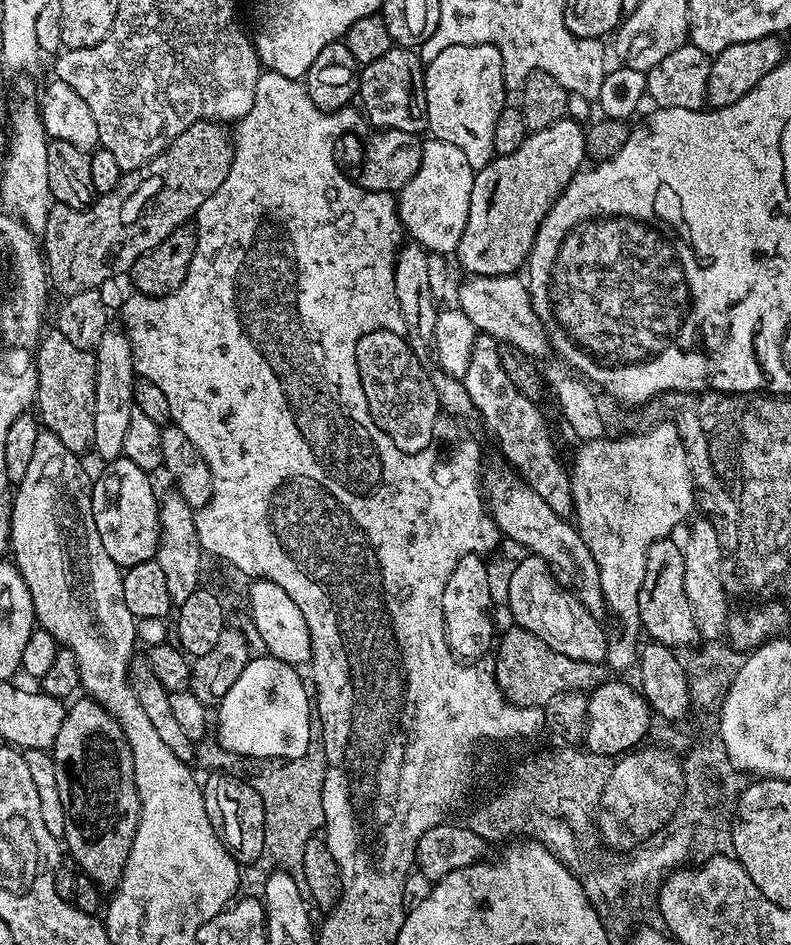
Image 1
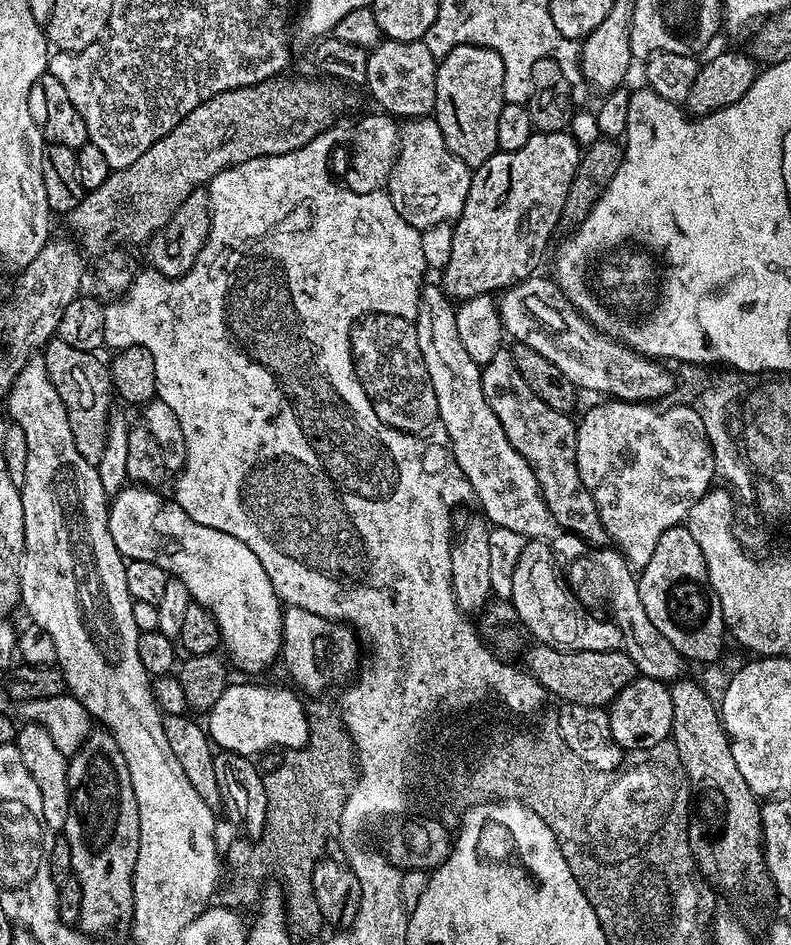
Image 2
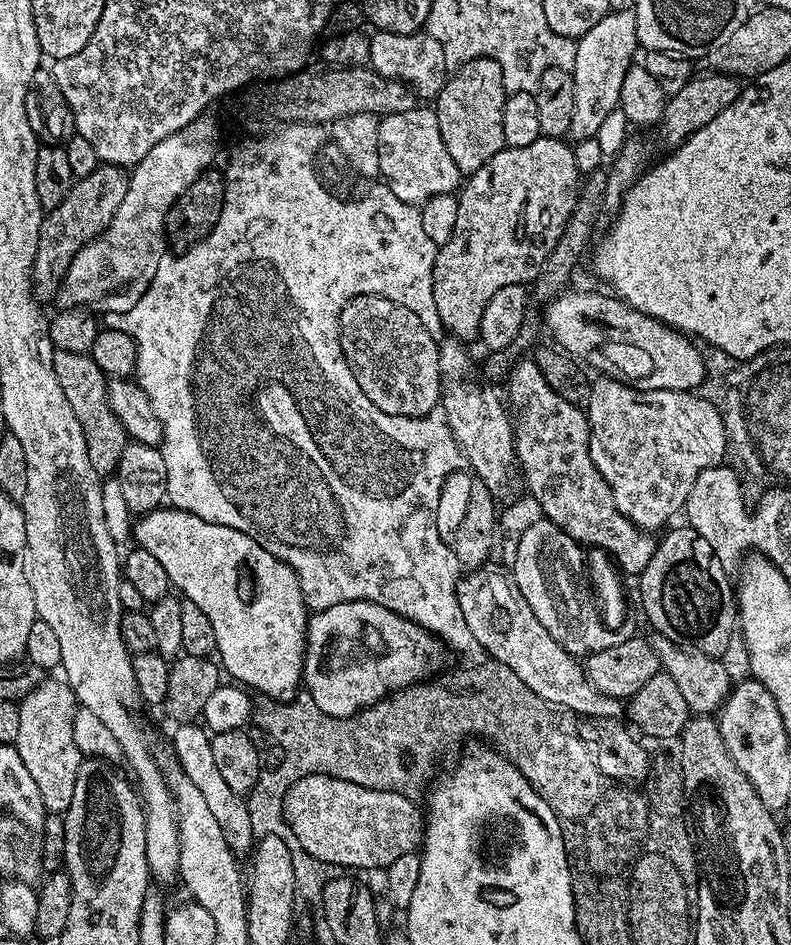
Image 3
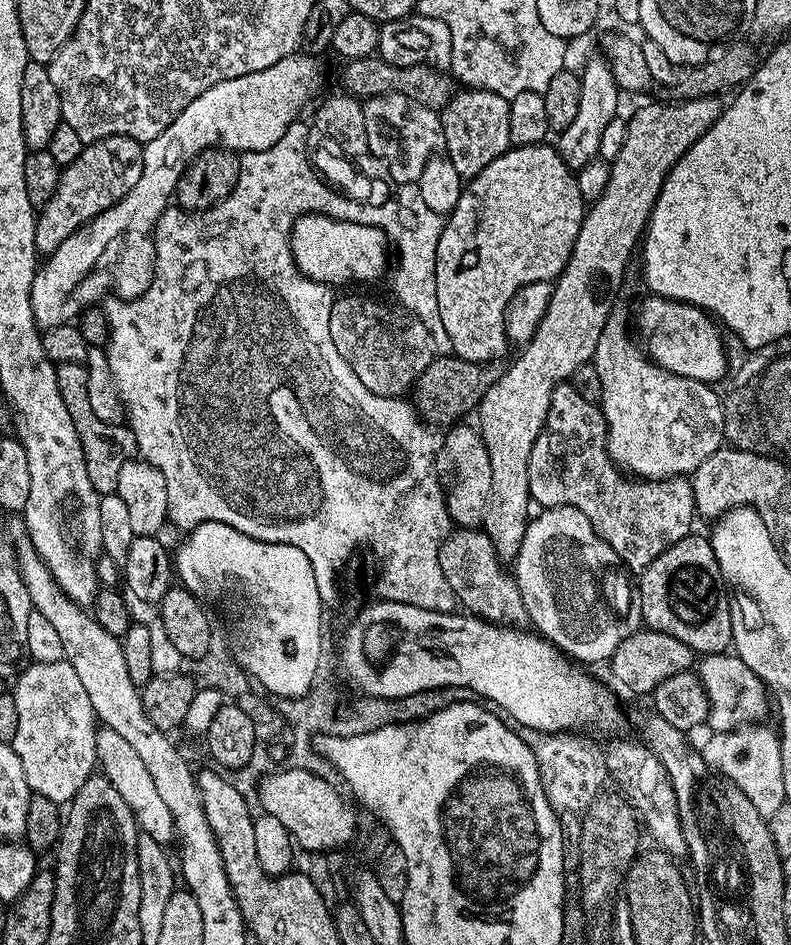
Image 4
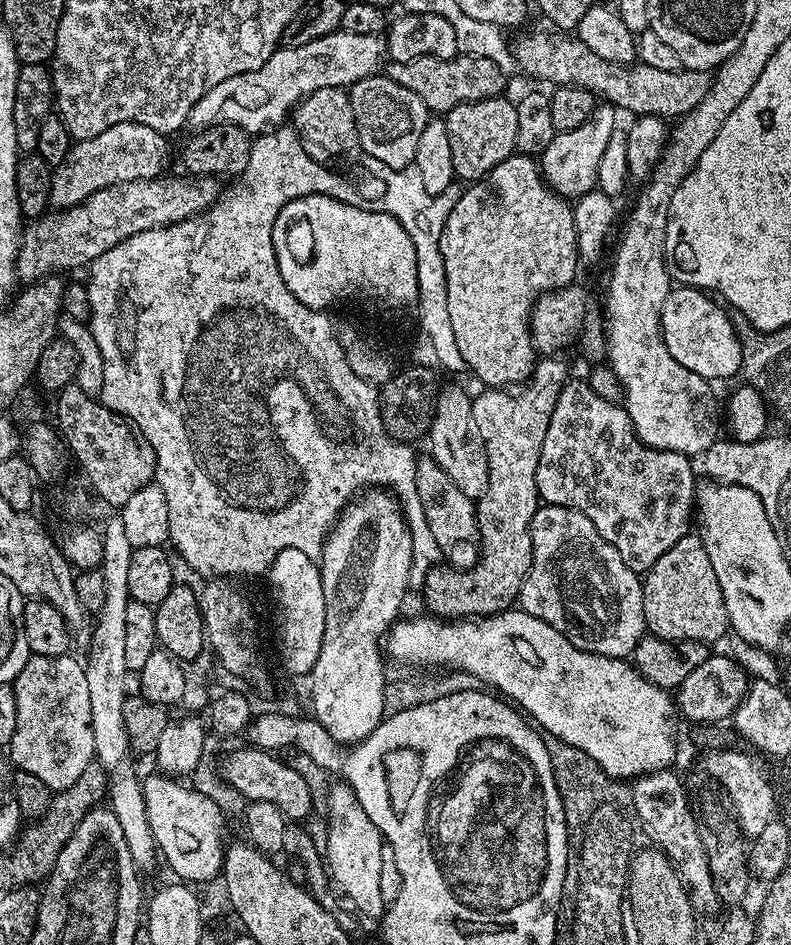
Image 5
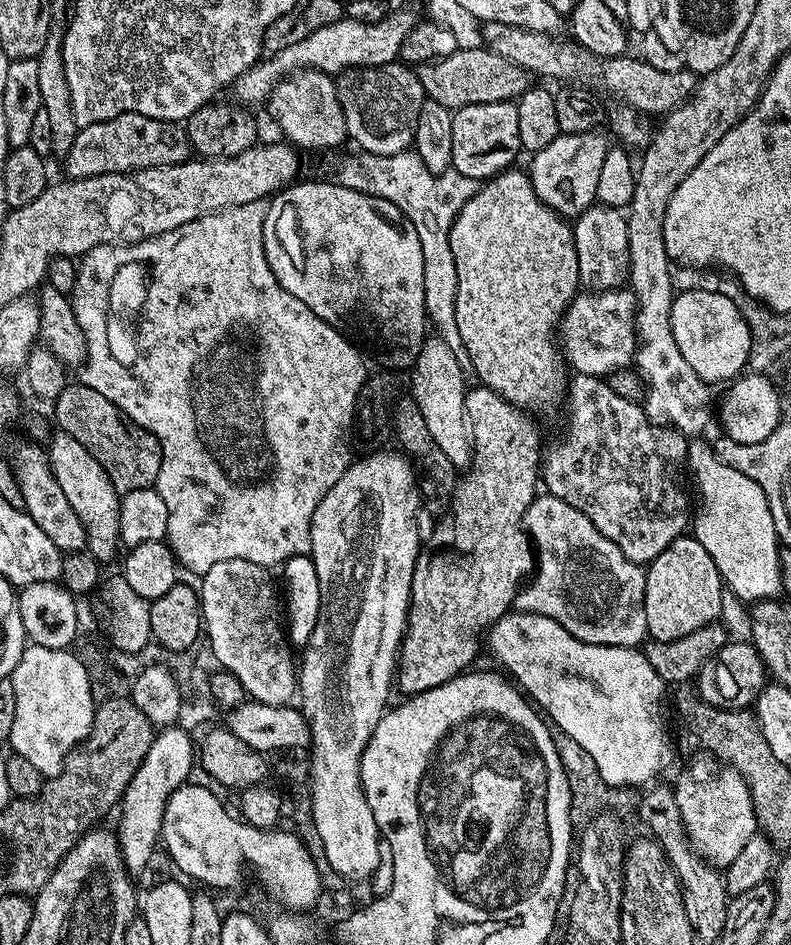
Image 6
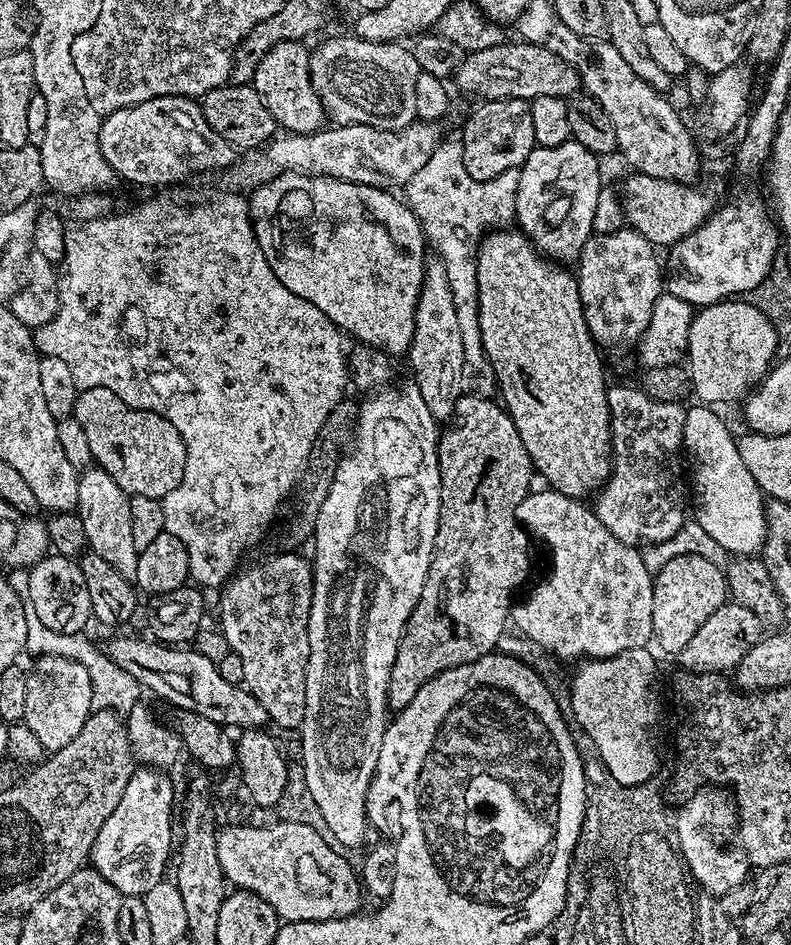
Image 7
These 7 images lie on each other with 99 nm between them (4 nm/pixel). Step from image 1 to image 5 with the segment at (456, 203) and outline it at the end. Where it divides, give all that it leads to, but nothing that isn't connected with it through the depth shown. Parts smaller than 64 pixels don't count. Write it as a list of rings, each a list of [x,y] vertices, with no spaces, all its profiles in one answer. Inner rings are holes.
[[[386,74],[362,78],[348,92],[350,106],[354,106],[354,122],[358,126],[359,151],[373,156],[377,165],[407,169],[413,163],[418,140],[425,129],[430,113],[428,107],[414,94]]]

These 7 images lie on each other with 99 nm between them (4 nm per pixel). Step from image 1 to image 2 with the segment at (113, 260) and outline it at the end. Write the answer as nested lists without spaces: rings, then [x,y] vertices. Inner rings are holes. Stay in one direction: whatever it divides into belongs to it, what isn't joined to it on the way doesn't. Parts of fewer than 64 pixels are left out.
[[[273,78],[273,79],[270,79],[270,80],[263,80],[263,81],[262,81],[262,83],[260,83],[260,84],[255,84],[255,85],[254,85],[254,86],[246,86],[246,87],[245,87],[245,88],[235,88],[235,89],[234,89],[234,90],[226,90],[226,91],[225,91],[225,92],[223,92],[223,93],[222,93],[222,94],[218,94],[218,95],[217,95],[217,96],[212,96],[212,97],[210,97],[210,98],[209,98],[209,99],[208,99],[208,100],[207,100],[207,101],[206,101],[206,102],[202,102],[202,103],[201,103],[201,104],[200,104],[200,105],[199,105],[199,106],[197,106],[197,108],[195,108],[195,109],[194,109],[194,110],[190,110],[190,114],[186,114],[186,118],[182,118],[182,122],[178,122],[178,126],[174,126],[174,130],[170,130],[170,131],[169,131],[169,132],[168,132],[168,133],[166,133],[166,135],[164,135],[164,136],[163,136],[163,137],[162,137],[162,138],[158,138],[158,142],[154,142],[154,146],[150,146],[150,150],[146,150],[146,154],[142,154],[142,158],[138,158],[138,162],[134,162],[134,163],[133,163],[133,164],[131,164],[131,165],[130,165],[130,166],[126,166],[126,167],[125,167],[125,168],[118,168],[118,169],[115,169],[115,170],[114,170],[114,171],[112,171],[112,173],[110,173],[110,175],[108,175],[108,177],[107,177],[107,178],[106,178],[106,182],[102,182],[102,186],[98,186],[98,190],[94,190],[94,191],[93,191],[93,192],[89,192],[89,193],[87,193],[87,195],[85,195],[85,197],[84,197],[84,201],[83,201],[83,202],[81,202],[81,204],[79,204],[79,206],[77,206],[77,207],[76,207],[76,208],[75,208],[75,210],[73,210],[73,211],[72,211],[72,212],[70,212],[70,213],[67,213],[67,216],[66,216],[66,220],[68,220],[68,224],[69,224],[69,226],[70,226],[70,227],[72,227],[72,228],[73,228],[73,230],[74,230],[74,231],[76,231],[76,233],[74,233],[74,236],[75,236],[75,239],[76,239],[76,240],[77,240],[77,241],[78,241],[78,244],[79,244],[79,247],[80,247],[80,248],[81,248],[81,249],[83,249],[83,251],[84,251],[84,252],[85,252],[85,253],[87,253],[87,255],[88,255],[88,256],[89,256],[89,257],[91,257],[91,256],[90,256],[90,255],[92,255],[92,256],[100,256],[100,255],[102,255],[102,254],[103,254],[103,252],[108,252],[108,251],[109,251],[109,252],[108,252],[108,253],[111,253],[111,252],[112,252],[112,251],[113,251],[113,250],[116,250],[116,249],[112,249],[112,250],[111,250],[111,248],[116,248],[116,247],[118,247],[118,246],[119,246],[119,244],[140,244],[140,243],[141,243],[141,244],[140,244],[140,245],[143,245],[143,244],[144,244],[144,243],[145,243],[145,242],[147,242],[147,241],[149,241],[149,240],[151,240],[151,239],[152,239],[152,237],[153,237],[153,235],[154,235],[154,234],[155,234],[155,233],[157,233],[157,232],[159,232],[159,231],[160,231],[160,228],[161,228],[161,227],[162,227],[162,226],[166,226],[166,222],[170,222],[170,218],[171,218],[171,217],[172,217],[172,212],[173,212],[173,211],[174,211],[174,210],[178,210],[178,206],[182,206],[182,202],[186,202],[186,198],[187,198],[187,197],[188,197],[188,196],[189,196],[189,195],[190,195],[190,194],[191,194],[191,192],[194,192],[194,191],[197,191],[197,190],[200,190],[200,189],[203,189],[203,188],[204,188],[204,187],[205,187],[205,186],[208,186],[208,185],[204,185],[204,184],[208,184],[208,183],[210,183],[210,182],[211,182],[211,180],[212,180],[212,179],[214,179],[214,178],[215,178],[215,176],[216,176],[216,179],[217,179],[217,177],[219,177],[219,176],[220,176],[220,175],[221,175],[221,174],[223,174],[223,172],[224,172],[224,171],[225,171],[225,170],[226,170],[226,169],[227,169],[227,168],[233,168],[233,166],[234,166],[234,165],[236,165],[236,164],[241,164],[241,163],[242,163],[242,162],[246,162],[246,161],[247,161],[247,160],[253,160],[253,159],[254,159],[254,158],[258,158],[258,157],[259,157],[259,156],[274,156],[274,155],[277,155],[277,154],[283,154],[283,153],[285,153],[285,152],[293,152],[293,151],[294,151],[294,150],[298,150],[298,149],[299,149],[299,148],[301,148],[301,146],[302,146],[302,145],[304,145],[304,144],[305,144],[305,143],[306,143],[306,142],[310,142],[310,141],[311,141],[311,140],[312,140],[312,139],[313,139],[313,138],[315,138],[315,137],[316,137],[316,136],[319,136],[319,135],[320,135],[320,133],[322,133],[322,132],[327,132],[327,131],[329,131],[329,129],[331,129],[331,128],[332,128],[332,127],[333,127],[333,125],[332,125],[332,123],[334,123],[334,122],[335,122],[335,120],[336,120],[336,115],[338,115],[338,114],[339,114],[339,112],[340,112],[340,111],[342,111],[342,110],[343,110],[343,108],[344,108],[344,96],[343,96],[343,94],[342,94],[342,93],[340,93],[340,92],[339,92],[339,90],[338,90],[338,89],[336,89],[336,88],[331,88],[331,86],[332,86],[332,87],[336,87],[336,86],[333,86],[333,85],[332,85],[332,84],[331,84],[331,83],[328,83],[328,82],[325,82],[325,81],[324,81],[324,80],[323,80],[323,79],[320,79],[320,80],[321,80],[321,81],[320,81],[320,80],[284,80],[284,79],[285,79],[285,78]]]

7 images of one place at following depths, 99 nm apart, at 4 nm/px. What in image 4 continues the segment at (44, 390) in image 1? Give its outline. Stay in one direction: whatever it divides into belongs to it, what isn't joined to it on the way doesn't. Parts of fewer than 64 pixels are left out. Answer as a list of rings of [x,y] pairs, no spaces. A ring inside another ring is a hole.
[[[58,364],[56,377],[62,402],[66,402],[66,410],[70,410],[70,418],[74,418],[74,430],[78,430],[78,438],[82,442],[82,454],[86,458],[86,474],[90,474],[90,482],[94,490],[99,492],[101,497],[115,493],[118,474],[122,474],[122,466],[126,466],[137,455],[135,434],[132,433],[131,427],[102,422],[102,418],[94,415],[86,391],[88,370],[84,364]]]

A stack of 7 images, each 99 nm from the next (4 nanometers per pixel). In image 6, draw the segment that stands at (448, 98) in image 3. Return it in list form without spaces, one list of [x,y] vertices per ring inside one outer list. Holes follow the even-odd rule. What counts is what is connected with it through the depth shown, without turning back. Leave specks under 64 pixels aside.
[[[503,100],[457,108],[452,113],[453,156],[451,167],[481,182],[511,169],[516,155],[521,155],[518,110],[515,103]]]

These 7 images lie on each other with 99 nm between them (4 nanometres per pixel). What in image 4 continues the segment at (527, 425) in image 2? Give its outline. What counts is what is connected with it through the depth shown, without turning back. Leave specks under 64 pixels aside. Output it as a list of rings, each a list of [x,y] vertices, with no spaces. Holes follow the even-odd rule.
[[[570,382],[559,384],[550,398],[550,414],[534,450],[530,450],[530,494],[546,508],[570,506],[590,518],[590,526],[611,546],[617,561],[629,573],[645,572],[670,546],[674,546],[674,516],[697,519],[691,479],[629,478],[608,453],[608,423],[599,403],[582,398]]]

